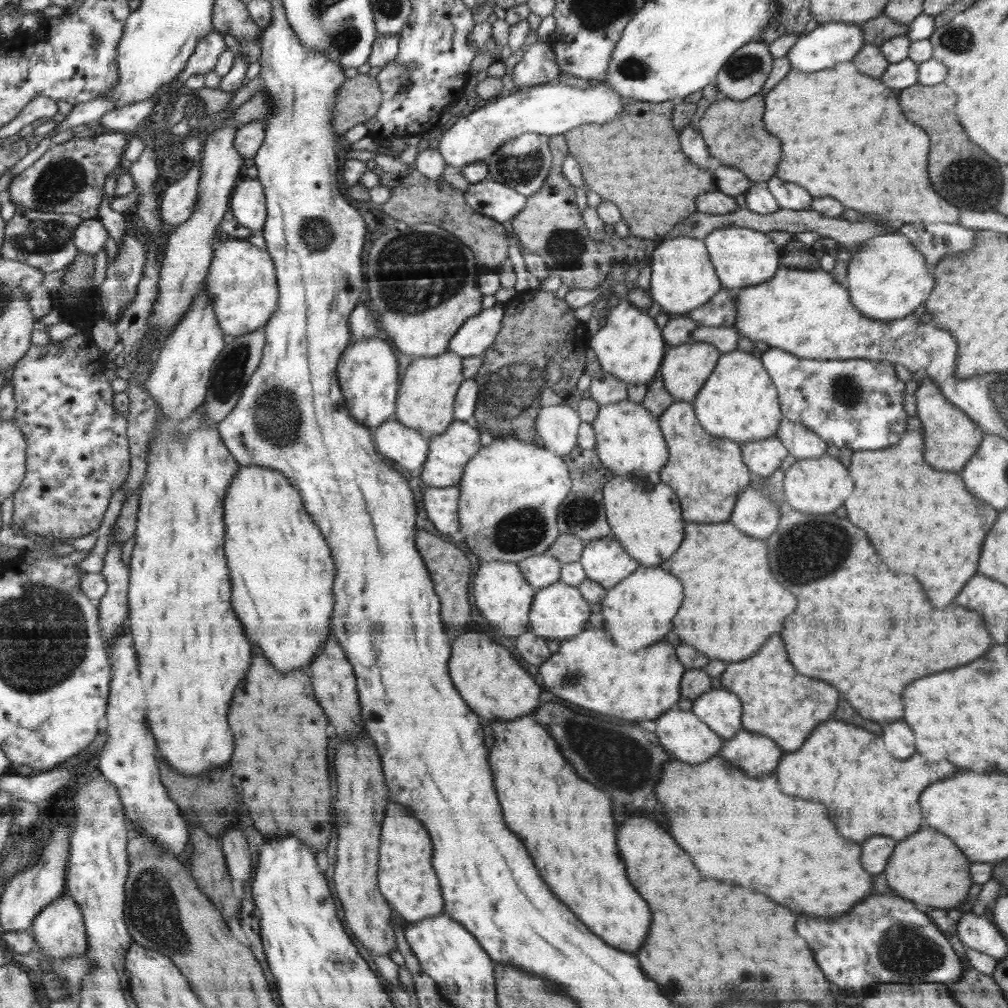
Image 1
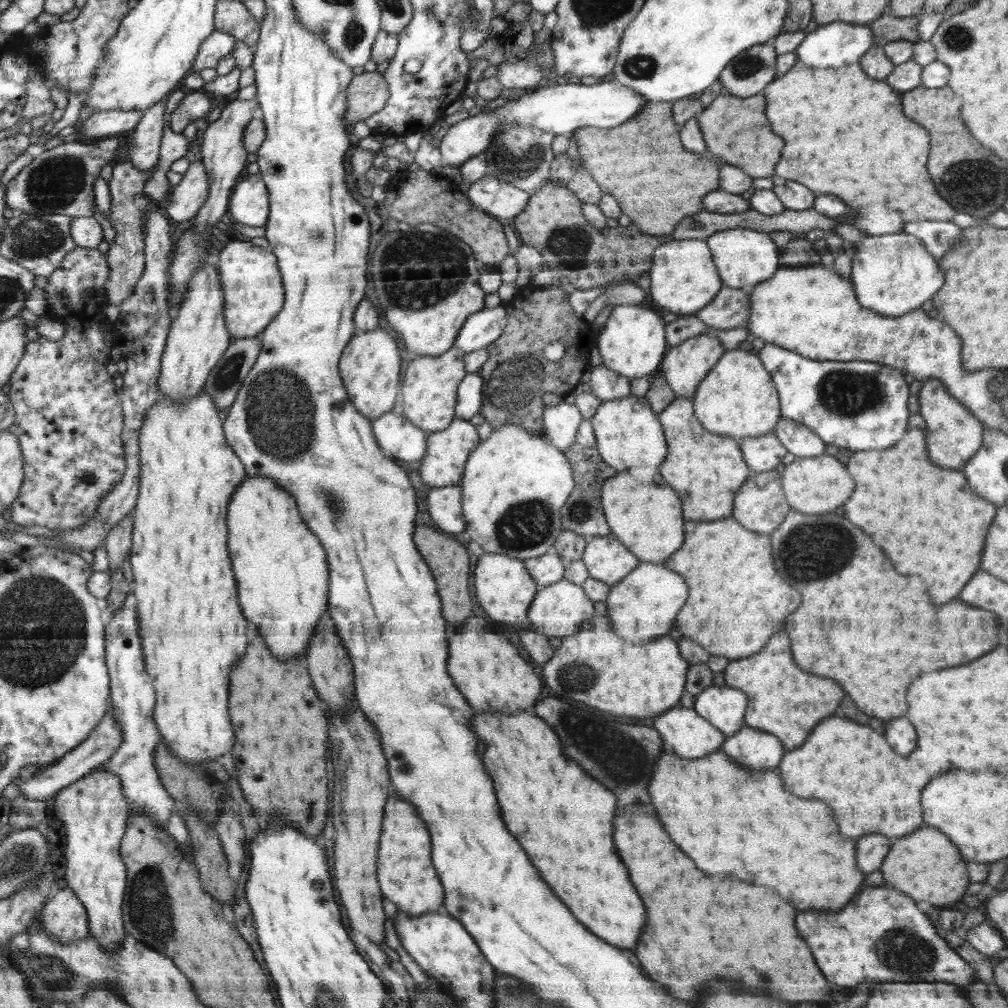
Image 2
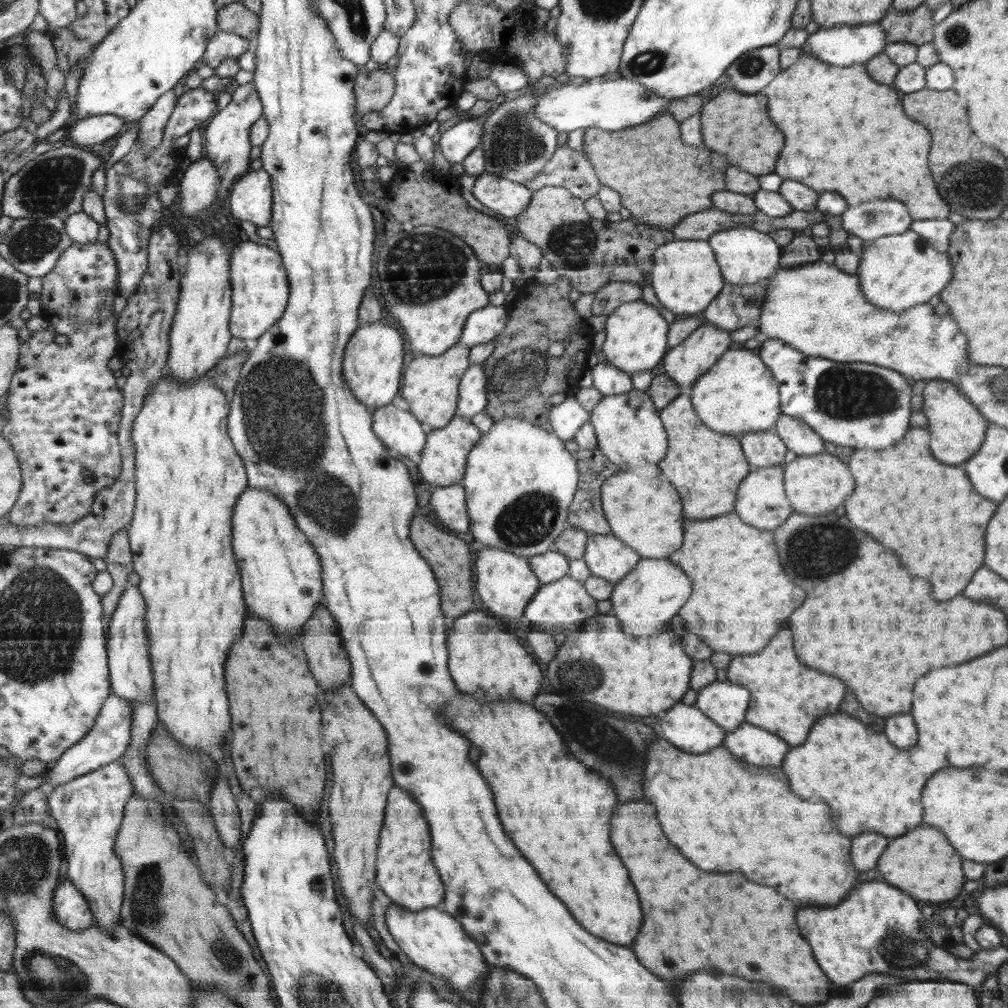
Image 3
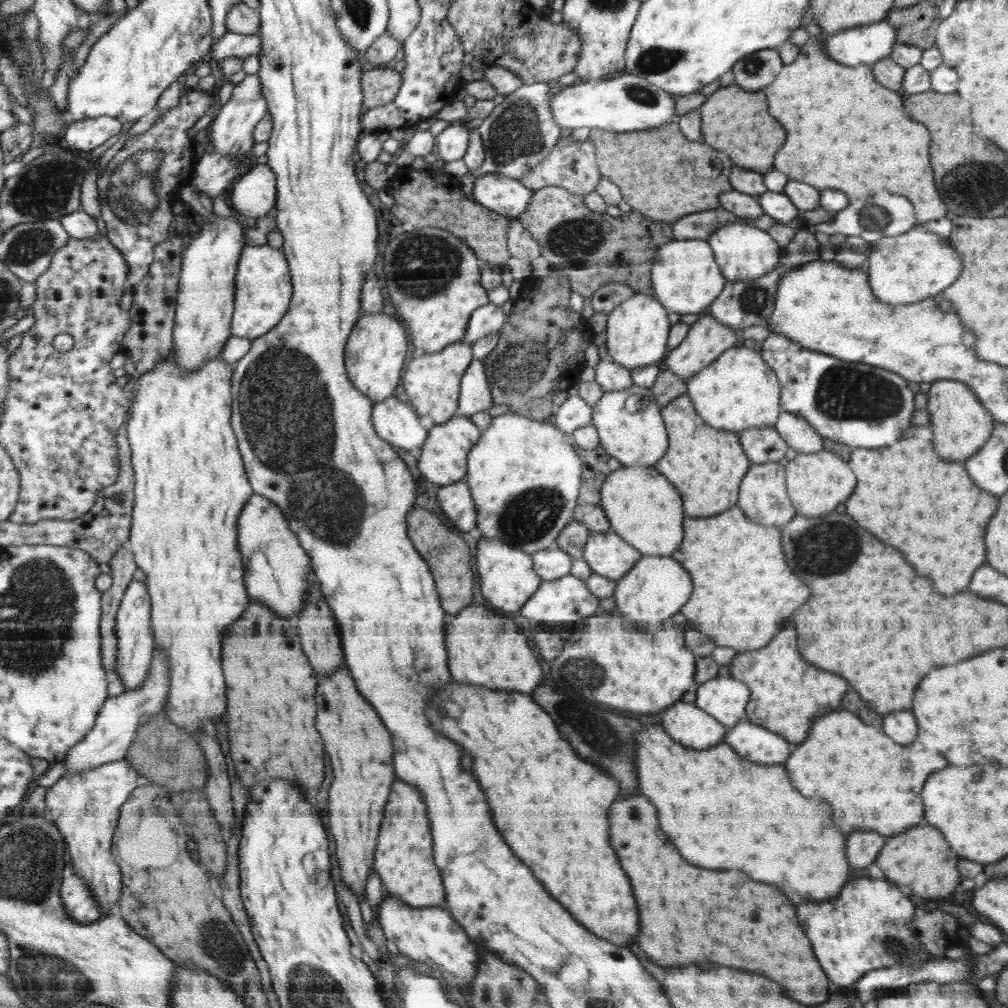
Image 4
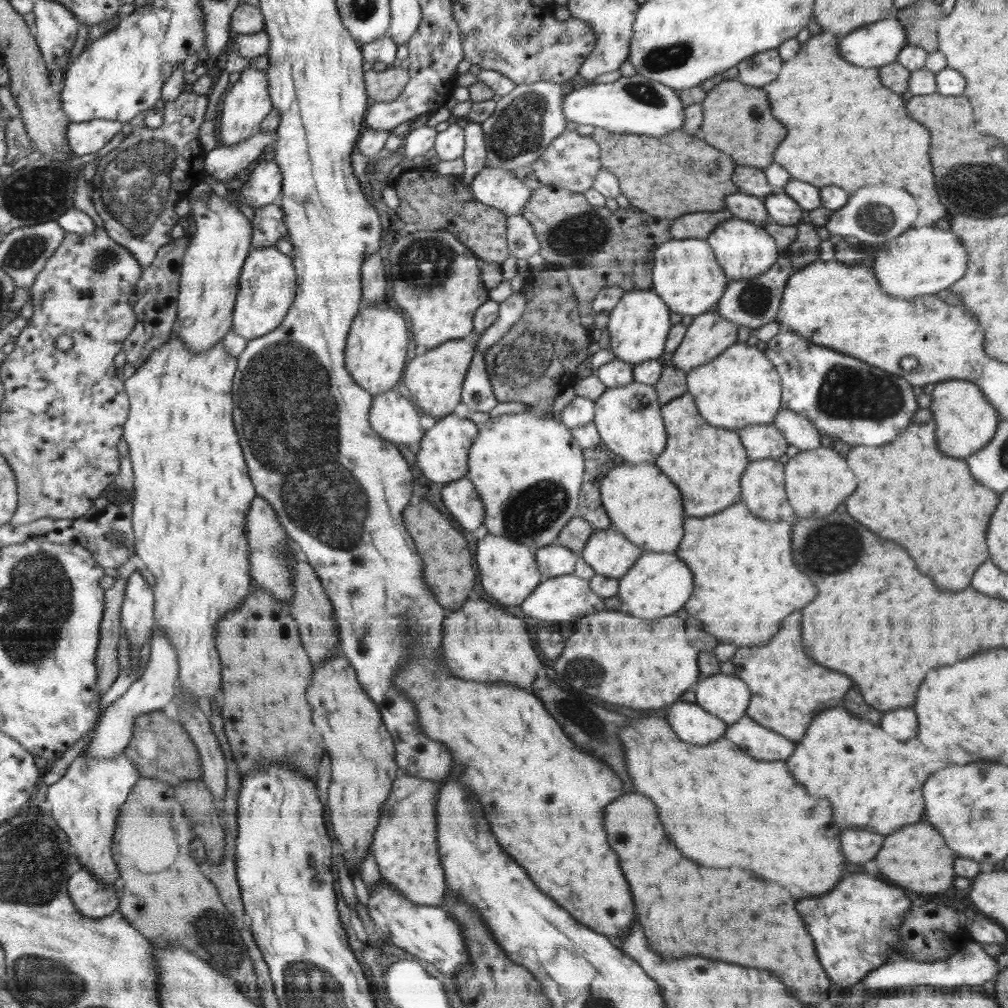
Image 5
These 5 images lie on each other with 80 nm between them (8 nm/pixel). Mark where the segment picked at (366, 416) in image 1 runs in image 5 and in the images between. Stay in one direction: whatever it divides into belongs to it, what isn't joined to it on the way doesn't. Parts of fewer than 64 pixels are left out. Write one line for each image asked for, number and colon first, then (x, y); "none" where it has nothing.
2: (371, 365)
3: (373, 365)
4: (376, 350)
5: (377, 341)

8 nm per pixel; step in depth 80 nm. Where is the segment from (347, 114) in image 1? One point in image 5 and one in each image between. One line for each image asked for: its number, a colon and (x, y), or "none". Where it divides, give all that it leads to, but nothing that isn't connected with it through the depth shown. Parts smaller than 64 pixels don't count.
2: (368, 92)
3: (373, 89)
4: (380, 85)
5: (383, 86)

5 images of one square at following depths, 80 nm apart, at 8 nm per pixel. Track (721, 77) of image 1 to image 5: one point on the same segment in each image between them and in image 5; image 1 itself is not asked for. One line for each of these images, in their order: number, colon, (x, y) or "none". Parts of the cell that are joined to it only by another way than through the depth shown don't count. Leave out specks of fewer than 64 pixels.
2: (748, 72)
3: (750, 72)
4: (754, 71)
5: (761, 68)

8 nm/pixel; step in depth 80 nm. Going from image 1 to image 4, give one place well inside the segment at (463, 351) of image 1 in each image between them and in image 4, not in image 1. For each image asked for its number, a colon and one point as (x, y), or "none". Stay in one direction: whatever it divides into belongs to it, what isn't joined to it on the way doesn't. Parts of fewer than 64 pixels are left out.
2: (480, 329)
3: (483, 325)
4: (489, 318)

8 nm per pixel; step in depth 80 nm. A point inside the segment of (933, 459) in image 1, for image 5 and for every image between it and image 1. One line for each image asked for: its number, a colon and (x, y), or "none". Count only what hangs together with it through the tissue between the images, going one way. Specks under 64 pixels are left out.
2: (953, 433)
3: (957, 430)
4: (961, 425)
5: (965, 421)

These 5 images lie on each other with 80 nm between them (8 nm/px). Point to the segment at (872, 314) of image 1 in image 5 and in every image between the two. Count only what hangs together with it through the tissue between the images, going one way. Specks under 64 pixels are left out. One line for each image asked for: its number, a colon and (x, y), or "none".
2: (892, 274)
3: (896, 272)
4: (903, 269)
5: (925, 259)

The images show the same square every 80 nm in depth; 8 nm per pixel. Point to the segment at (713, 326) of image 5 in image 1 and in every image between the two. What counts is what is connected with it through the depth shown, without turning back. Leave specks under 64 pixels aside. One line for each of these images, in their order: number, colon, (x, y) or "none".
1: (684, 369)
2: (684, 366)
3: (684, 363)
4: (707, 339)

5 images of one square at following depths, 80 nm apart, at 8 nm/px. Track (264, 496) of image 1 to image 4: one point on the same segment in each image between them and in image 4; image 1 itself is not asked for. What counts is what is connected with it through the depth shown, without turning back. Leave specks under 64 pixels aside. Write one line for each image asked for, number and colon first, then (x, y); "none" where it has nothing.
2: (283, 579)
3: (281, 574)
4: (277, 570)

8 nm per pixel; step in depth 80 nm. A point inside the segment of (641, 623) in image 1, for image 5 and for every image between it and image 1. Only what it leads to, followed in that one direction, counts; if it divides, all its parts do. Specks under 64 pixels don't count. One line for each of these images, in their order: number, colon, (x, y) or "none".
2: (642, 606)
3: (654, 591)
4: (657, 587)
5: (659, 584)

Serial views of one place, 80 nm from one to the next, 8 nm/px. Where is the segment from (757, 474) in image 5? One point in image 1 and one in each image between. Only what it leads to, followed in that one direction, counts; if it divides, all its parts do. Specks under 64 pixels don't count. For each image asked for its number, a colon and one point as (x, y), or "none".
1: (755, 514)
2: (760, 506)
3: (761, 501)
4: (762, 496)

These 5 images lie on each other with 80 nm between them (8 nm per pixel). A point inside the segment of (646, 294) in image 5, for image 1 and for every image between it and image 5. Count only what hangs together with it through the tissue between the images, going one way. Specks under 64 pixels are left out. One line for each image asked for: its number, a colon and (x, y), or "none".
1: (630, 346)
2: (633, 343)
3: (636, 334)
4: (637, 331)

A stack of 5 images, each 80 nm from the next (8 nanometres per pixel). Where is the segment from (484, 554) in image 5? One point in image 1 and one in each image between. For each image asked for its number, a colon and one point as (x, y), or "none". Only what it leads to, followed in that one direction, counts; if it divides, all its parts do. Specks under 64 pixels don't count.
1: (504, 597)
2: (505, 589)
3: (506, 583)
4: (508, 579)

